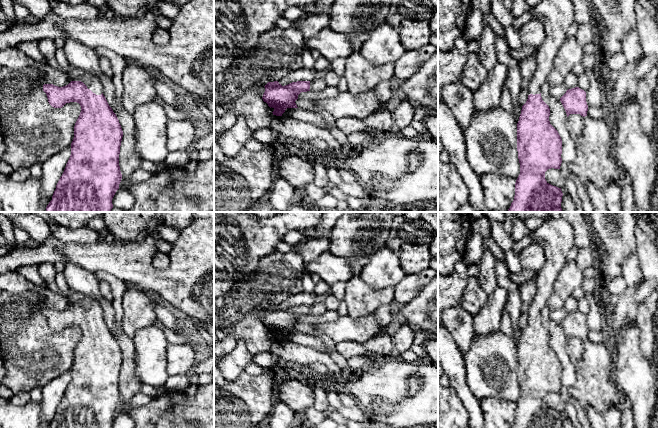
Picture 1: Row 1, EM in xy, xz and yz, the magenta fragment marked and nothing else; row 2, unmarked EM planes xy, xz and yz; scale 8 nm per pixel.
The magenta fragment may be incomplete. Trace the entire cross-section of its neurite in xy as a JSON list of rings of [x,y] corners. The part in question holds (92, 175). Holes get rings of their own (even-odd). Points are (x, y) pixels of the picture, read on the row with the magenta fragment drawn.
[[[71,65],[68,75],[72,81],[66,86],[43,85],[52,107],[62,108],[70,102],[77,102],[81,106],[74,126],[70,158],[45,212],[110,212],[113,208],[112,199],[122,179],[119,154],[123,131],[103,95],[99,75],[74,65]]]

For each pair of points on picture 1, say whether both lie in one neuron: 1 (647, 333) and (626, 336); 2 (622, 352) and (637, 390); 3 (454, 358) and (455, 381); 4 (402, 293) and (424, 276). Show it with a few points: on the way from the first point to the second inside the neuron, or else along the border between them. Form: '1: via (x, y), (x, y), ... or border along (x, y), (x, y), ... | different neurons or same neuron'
1: border along (636, 325), (639, 330), (640, 348), (645, 357) | different neurons
2: via (629, 361), (636, 381) | same neuron
3: via (454, 364), (455, 375) | same neuron
4: via (407, 289), (419, 281) | same neuron

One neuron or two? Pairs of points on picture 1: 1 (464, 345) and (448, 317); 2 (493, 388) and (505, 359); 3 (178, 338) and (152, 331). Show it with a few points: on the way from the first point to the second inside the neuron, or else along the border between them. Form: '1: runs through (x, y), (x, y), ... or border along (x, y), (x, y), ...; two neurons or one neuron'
1: runs through (463, 338), (463, 332), (455, 324); one neuron
2: runs through (493, 381), (493, 371), (498, 366); one neuron
3: border along (154, 323), (164, 332), (170, 343); two neurons

